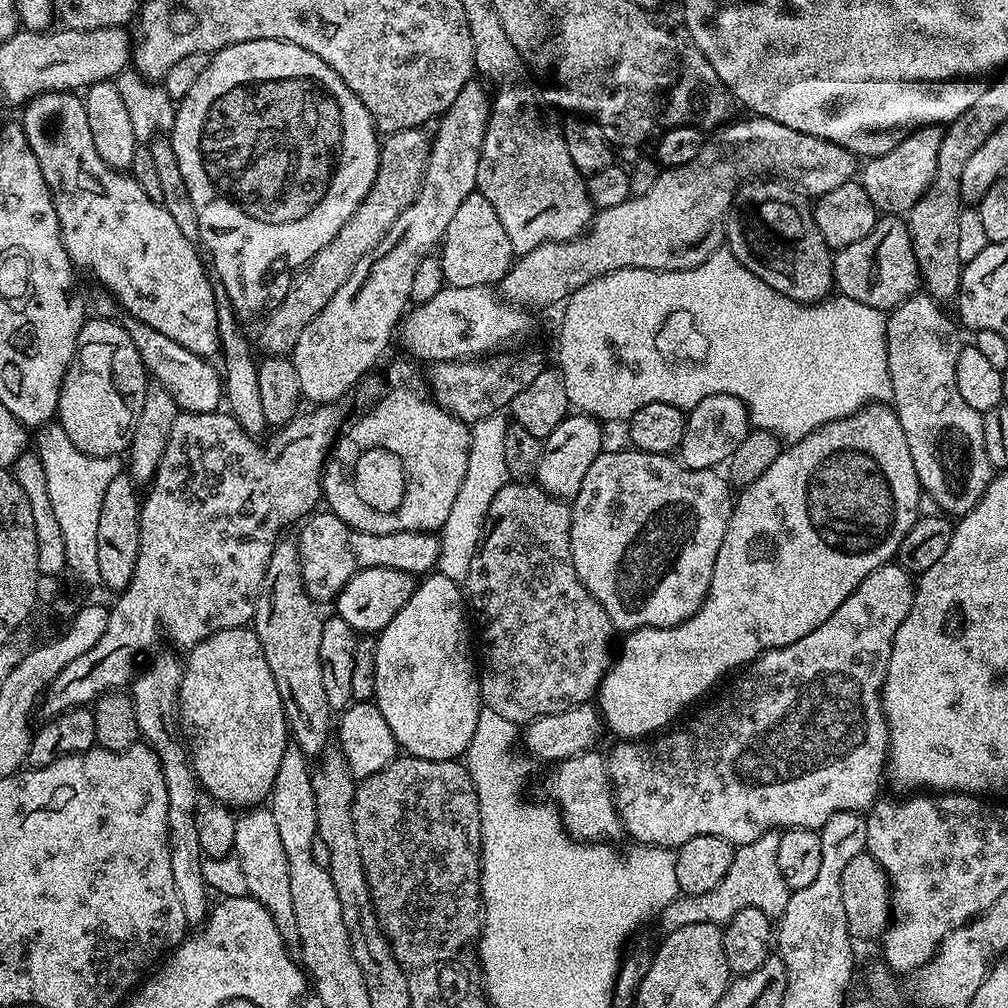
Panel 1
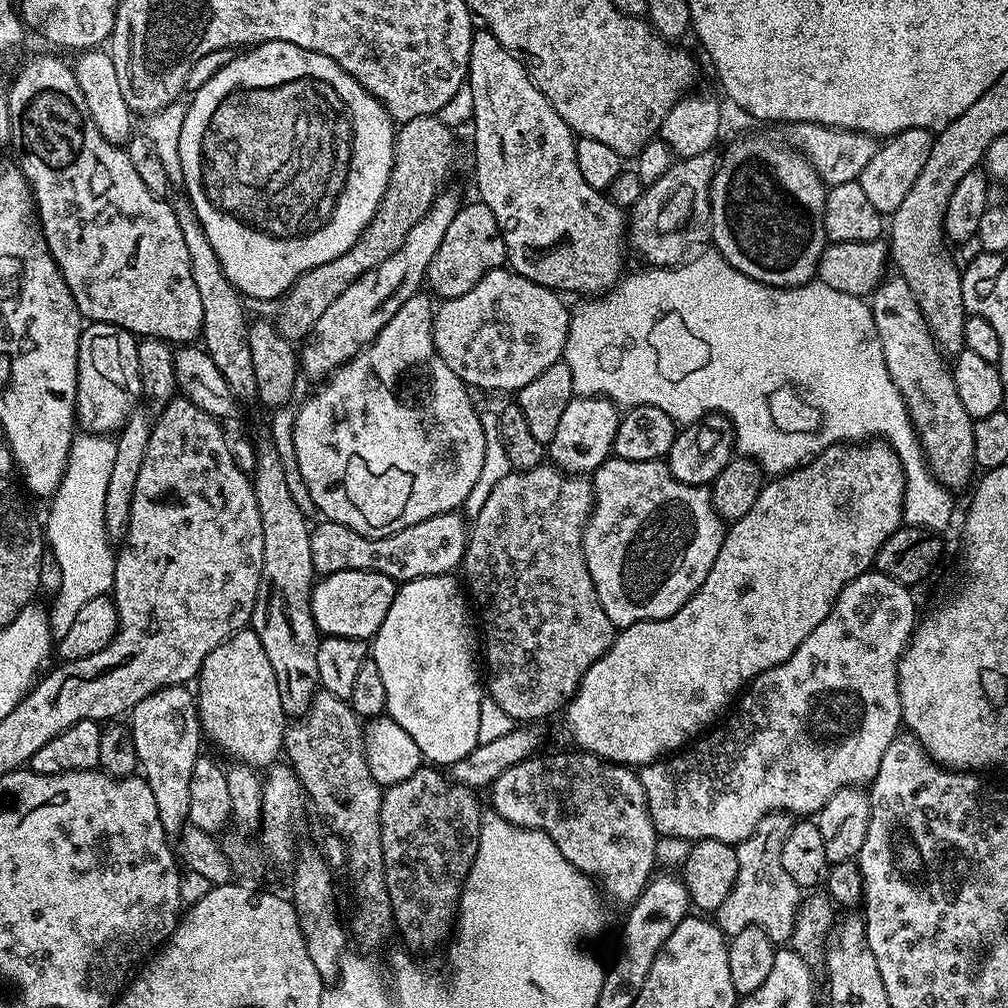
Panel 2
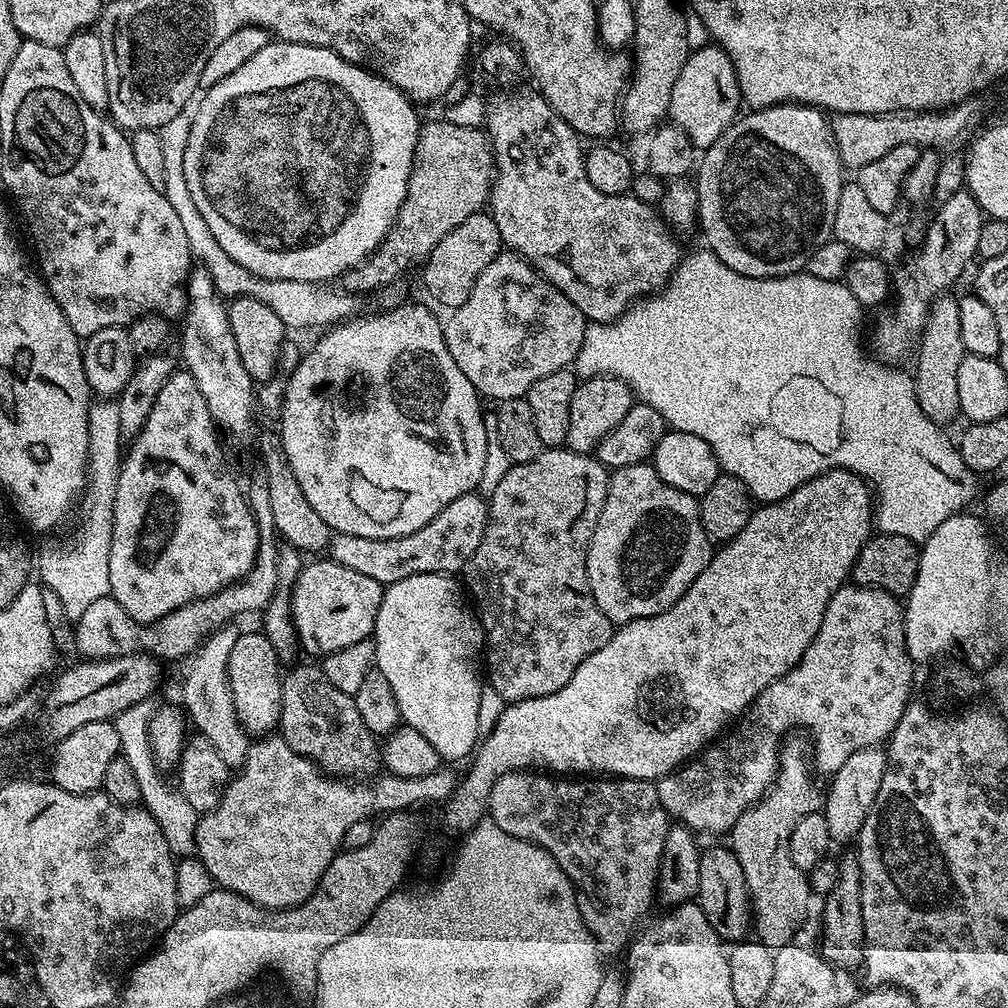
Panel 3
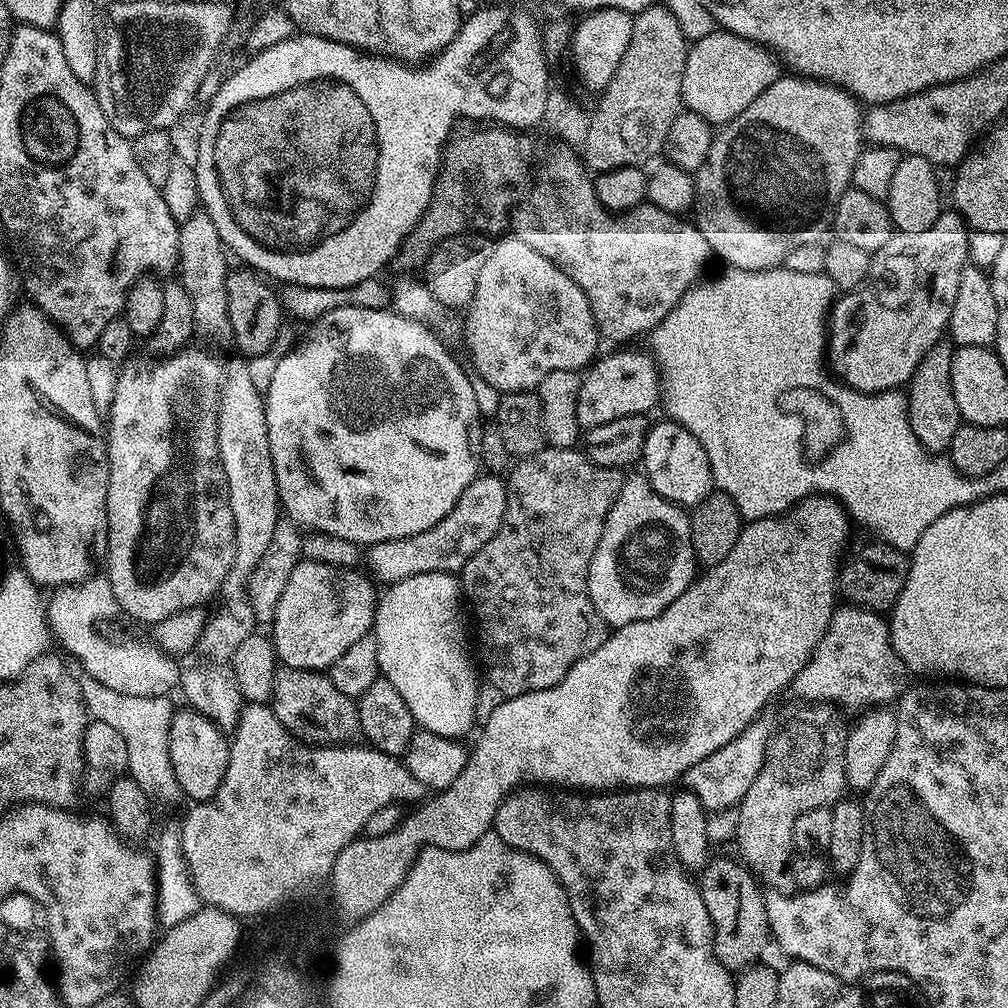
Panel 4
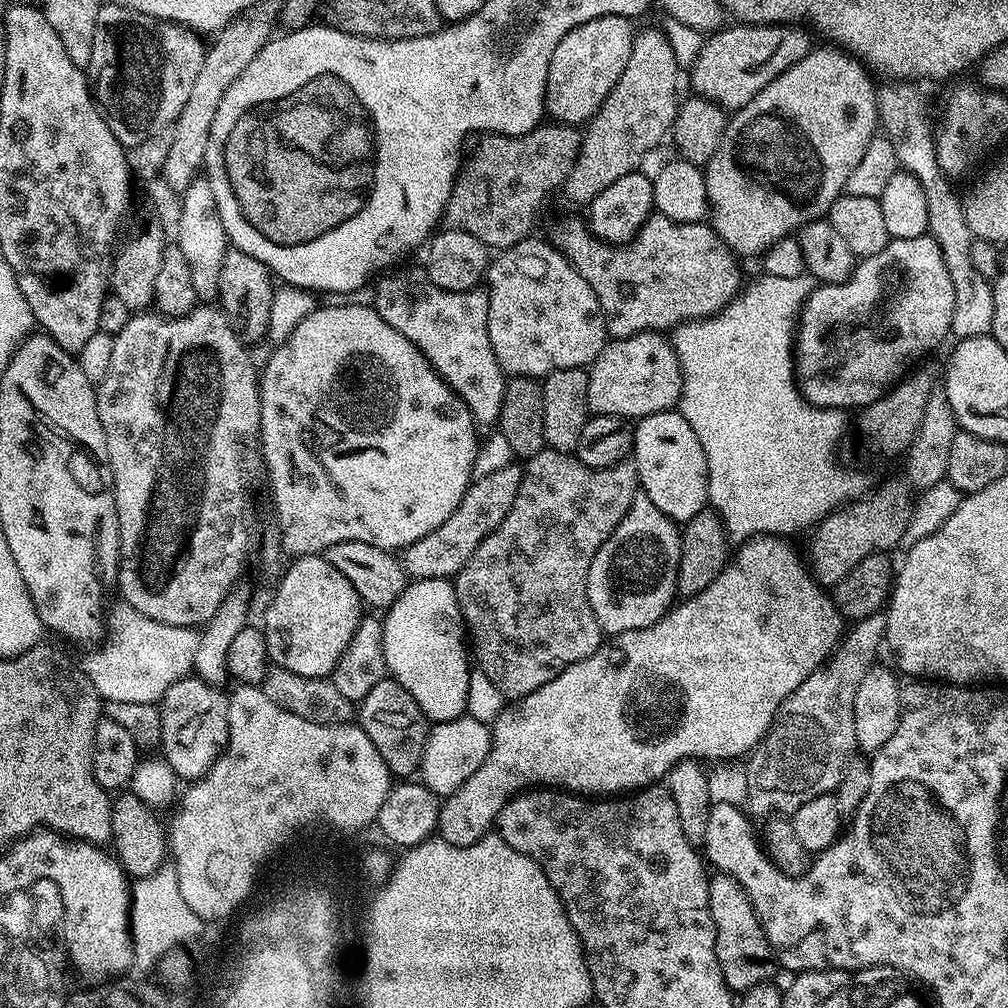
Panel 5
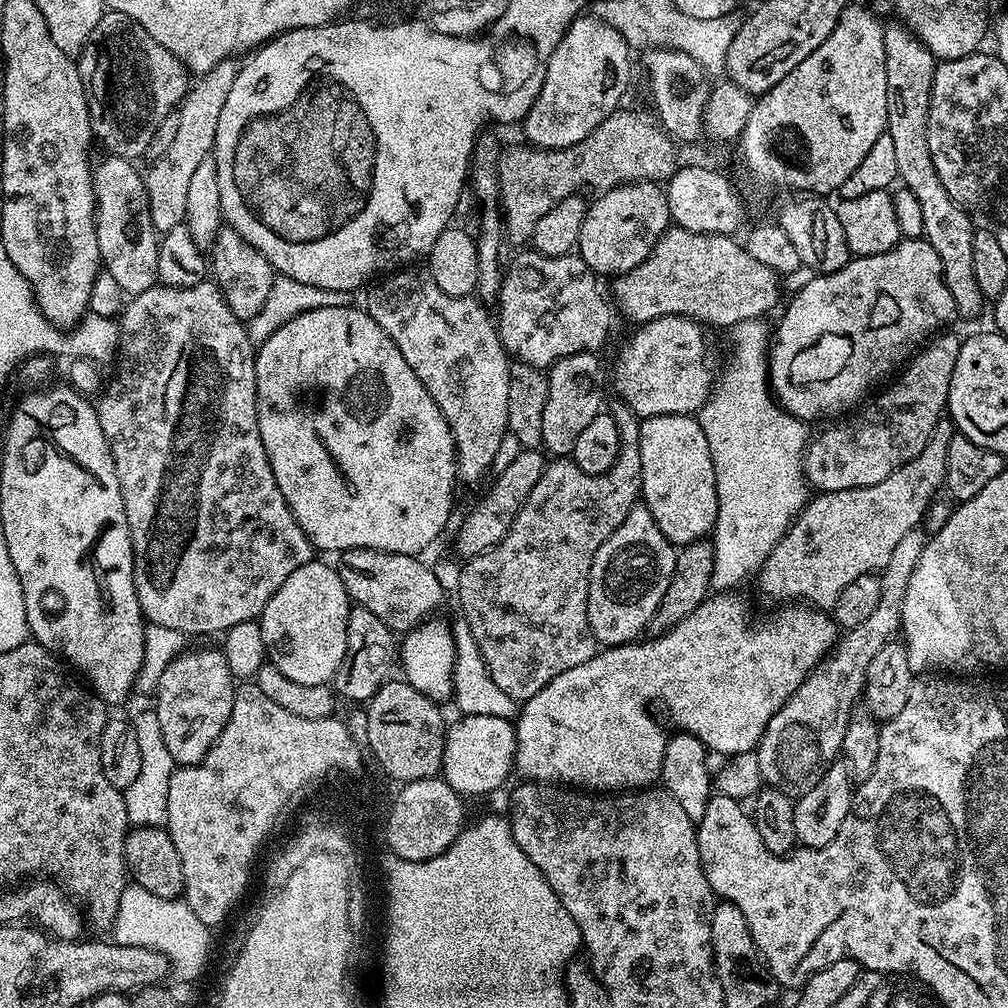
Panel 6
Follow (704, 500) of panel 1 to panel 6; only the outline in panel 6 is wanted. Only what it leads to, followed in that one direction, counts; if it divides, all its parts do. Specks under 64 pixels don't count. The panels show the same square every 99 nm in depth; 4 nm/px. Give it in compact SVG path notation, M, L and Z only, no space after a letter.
M637 502L626 514L622 526L598 546L590 570L588 617L590 630L596 635L597 645L633 643L647 629L654 610L670 586L674 574L677 549L658 530L658 522L643 502Z

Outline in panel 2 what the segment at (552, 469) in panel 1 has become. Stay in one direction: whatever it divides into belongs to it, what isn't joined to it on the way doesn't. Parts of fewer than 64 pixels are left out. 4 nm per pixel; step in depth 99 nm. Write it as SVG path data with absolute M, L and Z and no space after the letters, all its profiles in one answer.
M573 395L570 406L562 414L558 422L558 431L546 446L546 456L563 472L573 474L591 474L602 462L609 459L612 452L614 434L618 434L618 426L622 412L617 405L604 396Z

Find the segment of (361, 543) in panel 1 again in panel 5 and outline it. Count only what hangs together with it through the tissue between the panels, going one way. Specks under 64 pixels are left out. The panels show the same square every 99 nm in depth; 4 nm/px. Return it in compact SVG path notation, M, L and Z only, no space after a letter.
M513 462L494 474L473 479L454 514L450 514L442 526L430 530L418 538L418 542L410 542L399 553L398 559L404 567L405 576L412 580L446 580L457 576L462 566L470 562L474 550L478 550L480 543L500 525L502 518L510 514L510 506L514 506L514 498L518 494L518 486L522 486L523 477L523 467Z

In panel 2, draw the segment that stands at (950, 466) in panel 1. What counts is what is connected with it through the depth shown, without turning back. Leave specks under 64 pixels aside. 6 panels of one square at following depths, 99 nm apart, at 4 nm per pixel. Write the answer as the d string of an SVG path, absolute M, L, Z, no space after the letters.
M889 275L872 293L870 307L874 314L874 326L878 326L886 370L890 370L892 381L906 402L912 425L928 460L928 469L945 488L967 489L974 480L972 472L977 471L972 429L974 421L970 414L966 414L962 398L958 398L949 361L934 342L910 286L906 286L900 275Z

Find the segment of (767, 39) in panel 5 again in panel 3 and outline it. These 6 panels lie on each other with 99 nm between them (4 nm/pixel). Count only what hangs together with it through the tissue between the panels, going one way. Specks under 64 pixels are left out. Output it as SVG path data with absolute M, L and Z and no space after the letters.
M709 42L705 48L689 51L688 61L670 90L667 119L690 138L693 149L709 148L737 120L742 112L742 97L738 78L724 49Z

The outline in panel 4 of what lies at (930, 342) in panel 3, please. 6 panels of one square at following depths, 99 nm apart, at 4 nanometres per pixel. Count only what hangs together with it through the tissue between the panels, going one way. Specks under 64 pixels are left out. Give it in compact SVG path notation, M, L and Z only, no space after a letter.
M951 343L935 344L926 354L926 358L918 362L918 370L914 370L912 379L906 388L910 426L921 446L933 454L947 453L950 442L954 442L954 434L958 434L962 423L958 402L954 402L954 386L950 378L953 351Z

